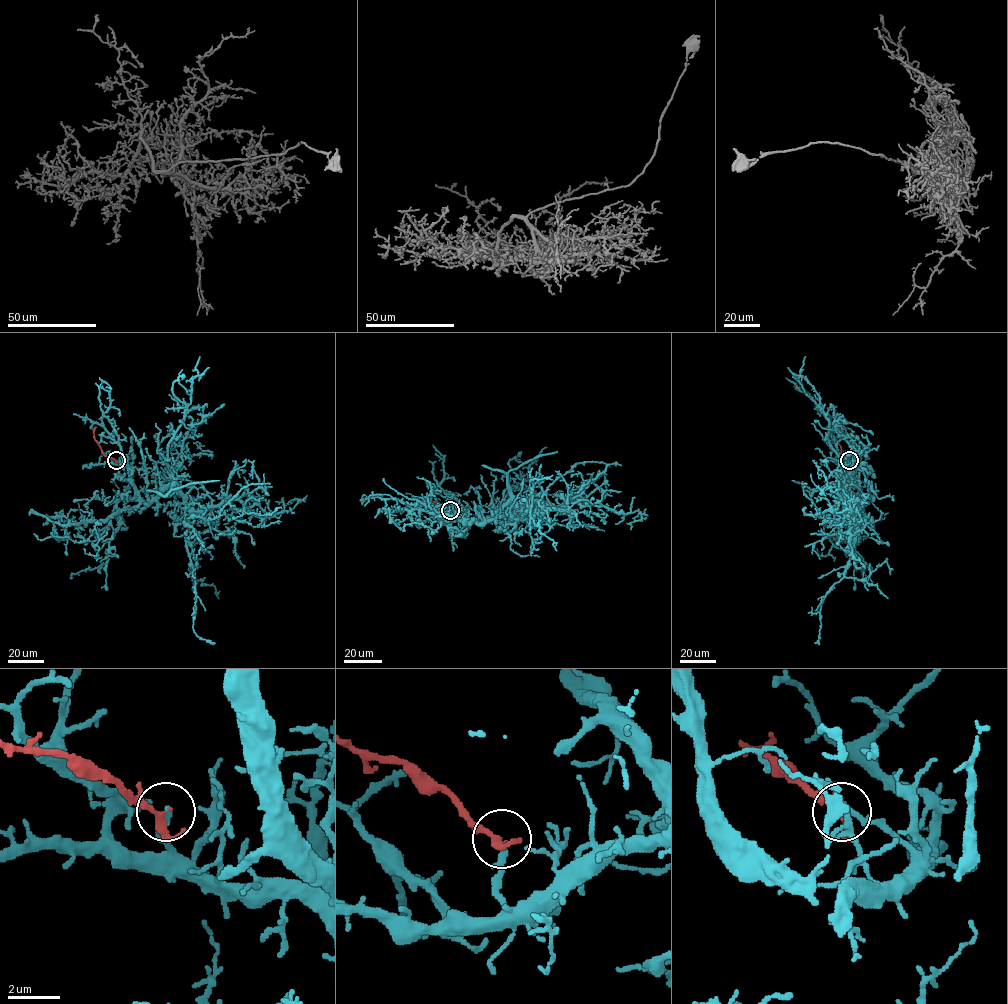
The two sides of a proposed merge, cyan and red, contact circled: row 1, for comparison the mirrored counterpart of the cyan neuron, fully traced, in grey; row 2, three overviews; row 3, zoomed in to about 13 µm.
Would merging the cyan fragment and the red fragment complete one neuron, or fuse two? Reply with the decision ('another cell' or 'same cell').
another cell

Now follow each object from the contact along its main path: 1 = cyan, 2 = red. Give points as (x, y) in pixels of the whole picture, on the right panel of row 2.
1: (849, 460), (862, 502), (838, 485), (853, 503), (858, 533), (844, 576), (823, 598), (815, 643)
2: (849, 460), (841, 455), (835, 427)

